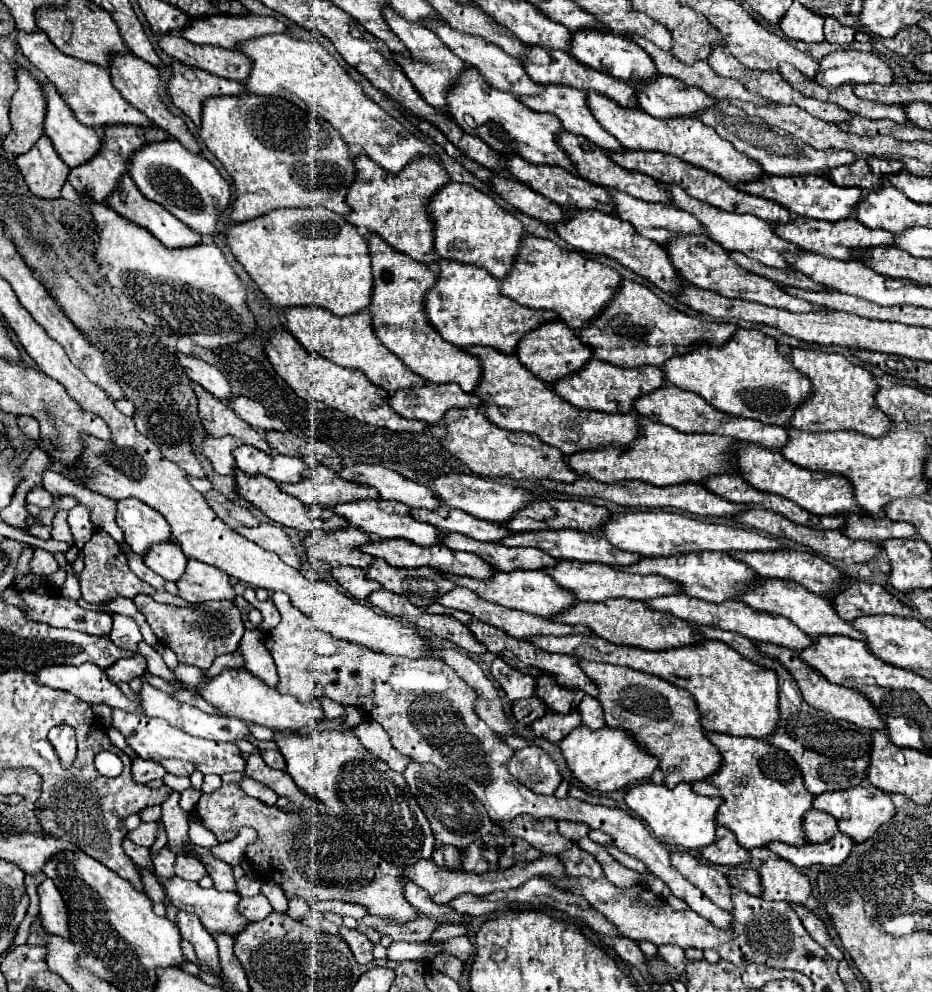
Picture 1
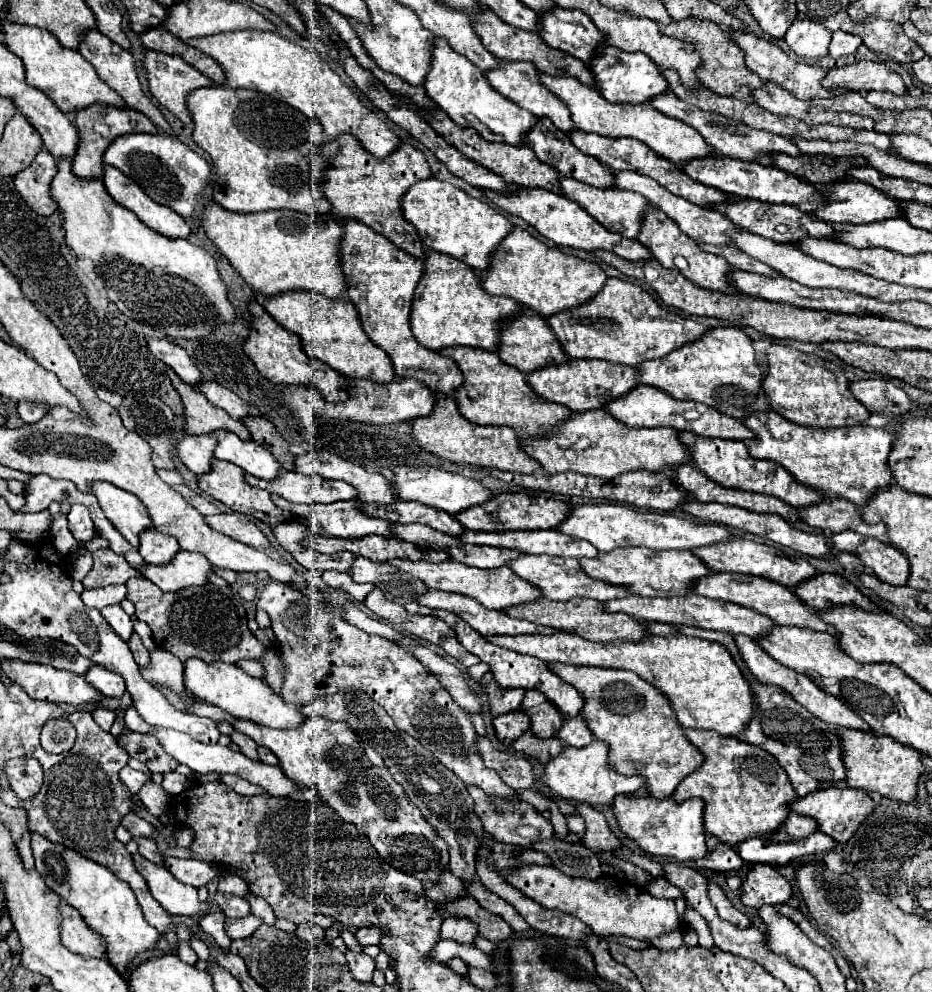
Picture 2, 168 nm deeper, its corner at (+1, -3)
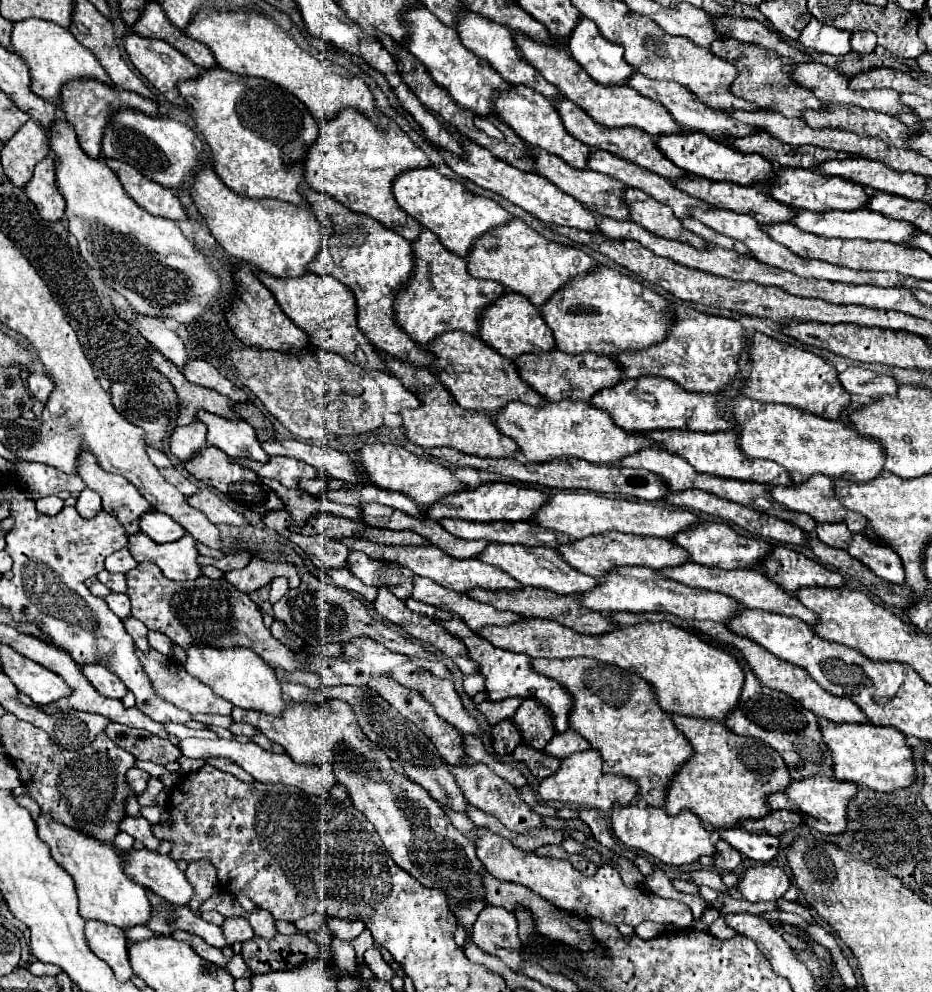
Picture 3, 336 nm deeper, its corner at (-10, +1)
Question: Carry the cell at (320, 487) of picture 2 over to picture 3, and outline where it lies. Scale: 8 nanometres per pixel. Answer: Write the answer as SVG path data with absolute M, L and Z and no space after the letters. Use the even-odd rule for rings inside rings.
M270 457L268 463L258 463L252 459L238 459L238 465L252 469L258 477L268 477L280 481L284 487L298 487L300 479L312 479L312 477L322 477L312 469L312 465L306 465L302 461L290 459L290 457Z

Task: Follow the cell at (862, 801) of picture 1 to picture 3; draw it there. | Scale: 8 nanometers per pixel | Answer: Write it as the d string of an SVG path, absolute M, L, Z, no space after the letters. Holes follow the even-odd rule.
M816 775L816 777L808 777L804 781L792 781L790 787L782 793L772 793L768 797L768 805L776 811L776 809L788 809L788 811L796 811L804 817L806 825L810 825L812 829L824 833L824 835L840 835L844 831L844 825L848 825L848 801L852 801L852 797L856 795L858 785L854 783L844 783L832 777L824 777L824 775Z

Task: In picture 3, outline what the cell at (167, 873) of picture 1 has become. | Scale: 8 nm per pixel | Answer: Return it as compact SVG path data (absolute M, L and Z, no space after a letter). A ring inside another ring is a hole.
M124 817L122 823L120 823L120 829L130 833L134 839L142 841L146 845L146 849L150 849L150 851L156 851L160 847L160 839L154 837L152 825L144 817L136 817L136 819Z

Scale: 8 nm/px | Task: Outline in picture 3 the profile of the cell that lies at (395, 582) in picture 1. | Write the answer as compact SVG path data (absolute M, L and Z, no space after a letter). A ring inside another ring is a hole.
M352 551L348 557L348 569L366 585L386 585L398 599L408 599L412 595L414 573L408 567L390 561L376 561L364 553Z

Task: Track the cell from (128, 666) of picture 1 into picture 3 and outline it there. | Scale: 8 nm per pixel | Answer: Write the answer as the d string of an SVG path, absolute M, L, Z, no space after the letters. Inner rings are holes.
M84 665L82 673L96 687L96 691L104 697L122 699L128 693L128 687L116 675L112 675L104 665Z

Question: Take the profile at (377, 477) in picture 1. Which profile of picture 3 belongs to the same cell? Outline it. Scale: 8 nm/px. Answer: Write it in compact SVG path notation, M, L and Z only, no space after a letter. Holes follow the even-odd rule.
M290 439L290 441L268 441L268 443L262 443L262 447L268 455L274 455L274 457L280 455L280 457L300 459L332 479L364 481L364 477L356 477L356 469L352 469L350 455L328 445L310 445L304 441Z

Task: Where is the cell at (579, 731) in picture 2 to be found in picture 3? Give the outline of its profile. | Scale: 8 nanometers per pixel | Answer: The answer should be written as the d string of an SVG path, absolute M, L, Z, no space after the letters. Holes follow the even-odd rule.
M568 729L564 733L556 733L556 737L552 737L552 741L546 745L546 753L548 755L554 755L554 757L568 757L572 753L578 753L578 751L588 751L590 749L590 743L580 737L580 733L576 733L574 729Z

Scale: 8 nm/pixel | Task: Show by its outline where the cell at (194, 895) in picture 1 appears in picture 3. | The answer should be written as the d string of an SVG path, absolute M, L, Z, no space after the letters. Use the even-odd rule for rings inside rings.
M130 849L124 857L124 869L136 883L152 889L172 905L184 907L194 897L194 887L168 855L148 849Z

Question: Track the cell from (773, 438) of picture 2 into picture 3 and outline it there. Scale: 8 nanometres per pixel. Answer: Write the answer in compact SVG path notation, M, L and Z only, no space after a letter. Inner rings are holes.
M738 395L728 401L732 405L732 417L740 427L740 449L748 457L770 459L782 465L794 483L808 481L812 473L824 473L832 479L844 479L852 483L868 483L884 469L884 447L874 437L856 433L846 421L822 419L802 409L782 403L762 403Z

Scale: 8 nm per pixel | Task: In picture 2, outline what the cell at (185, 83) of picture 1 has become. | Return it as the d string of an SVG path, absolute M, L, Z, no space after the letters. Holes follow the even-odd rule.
M145 51L143 59L149 91L151 95L167 107L177 119L183 123L191 123L191 115L187 111L187 95L193 89L213 85L203 73L195 71L189 63L175 55L159 53L159 51Z

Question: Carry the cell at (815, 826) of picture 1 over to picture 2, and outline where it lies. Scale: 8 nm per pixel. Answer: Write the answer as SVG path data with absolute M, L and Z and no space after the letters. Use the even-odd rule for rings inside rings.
M789 813L777 831L769 835L771 841L795 841L801 837L809 837L817 831L817 825L809 821L809 817L797 817L797 813Z

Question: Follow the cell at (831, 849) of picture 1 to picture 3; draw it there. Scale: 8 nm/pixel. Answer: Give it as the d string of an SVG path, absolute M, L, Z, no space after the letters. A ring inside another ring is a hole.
M724 829L718 833L744 857L754 859L754 861L768 863L776 857L780 849L780 839L774 835L756 835L756 833L748 833L746 829Z

